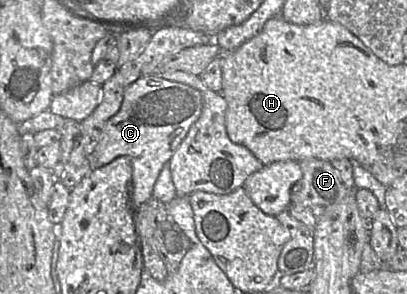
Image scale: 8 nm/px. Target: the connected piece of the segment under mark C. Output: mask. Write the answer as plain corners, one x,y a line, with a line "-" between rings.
159,75
140,78
125,90
119,111
106,122
101,139
88,161
92,169
97,169
120,156
130,158
135,217
137,209
152,198
162,168
200,118
202,110
203,98
200,91

